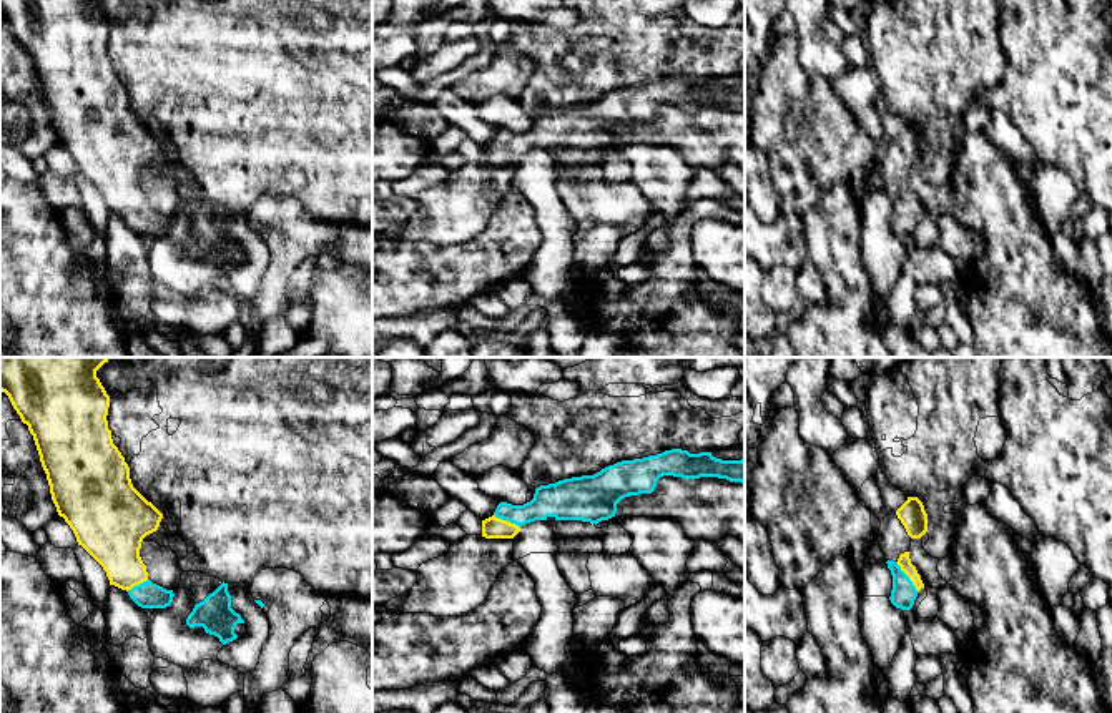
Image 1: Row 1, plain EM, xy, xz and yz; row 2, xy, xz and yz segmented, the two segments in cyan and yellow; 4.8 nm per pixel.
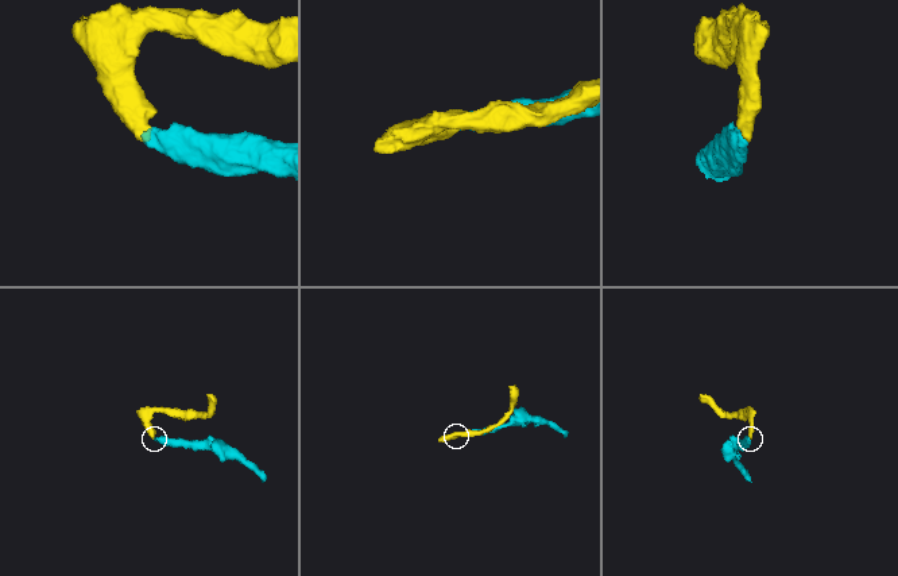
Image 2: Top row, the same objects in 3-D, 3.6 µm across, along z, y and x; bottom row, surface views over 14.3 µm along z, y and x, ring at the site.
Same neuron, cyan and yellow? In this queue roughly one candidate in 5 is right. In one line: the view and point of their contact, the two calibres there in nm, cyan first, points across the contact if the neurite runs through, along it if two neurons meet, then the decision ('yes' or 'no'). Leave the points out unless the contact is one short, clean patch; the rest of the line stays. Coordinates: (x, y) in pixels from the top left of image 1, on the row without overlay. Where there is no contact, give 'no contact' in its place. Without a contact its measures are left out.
meets cyan in yz at (908, 205); 120 nm thick on the cyan side, 60 nm on the other; runs through yz (903, 221), (908, 205), (905, 190); yes

